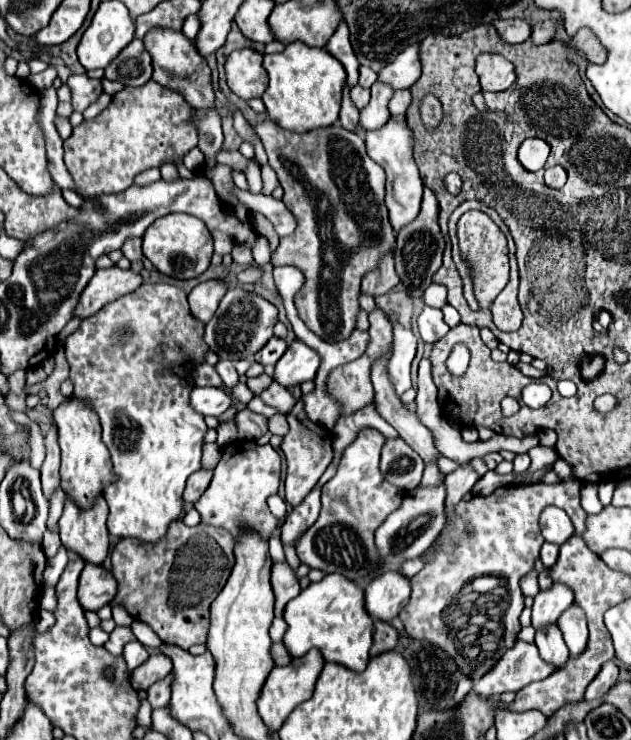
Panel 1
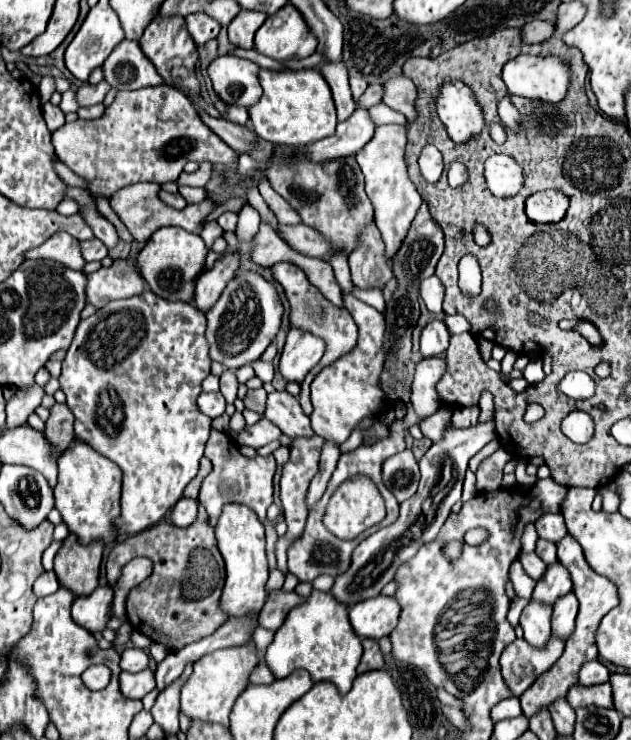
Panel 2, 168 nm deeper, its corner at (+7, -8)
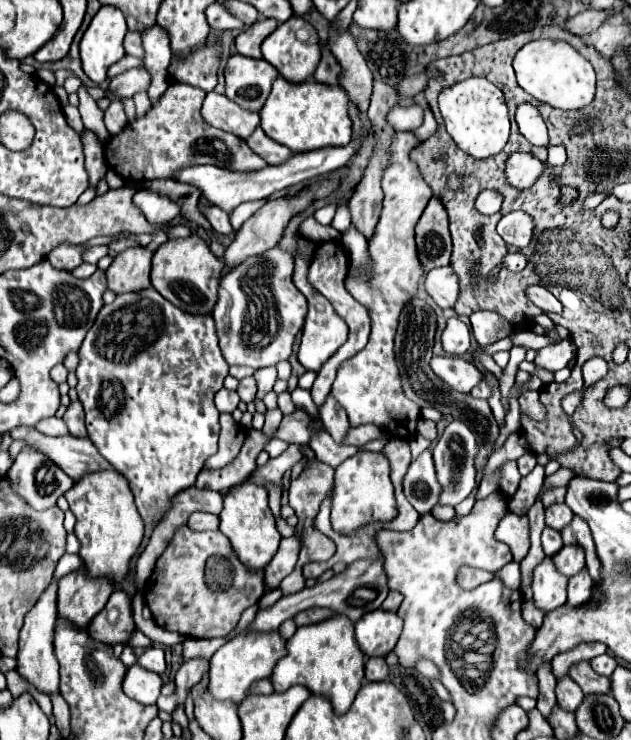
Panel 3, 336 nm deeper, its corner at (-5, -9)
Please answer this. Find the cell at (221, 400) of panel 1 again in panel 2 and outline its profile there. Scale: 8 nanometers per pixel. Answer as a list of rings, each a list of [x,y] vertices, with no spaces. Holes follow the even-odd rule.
[[[200,393],[198,397],[198,409],[212,419],[220,417],[224,413],[224,407],[226,407],[226,401],[222,393]]]

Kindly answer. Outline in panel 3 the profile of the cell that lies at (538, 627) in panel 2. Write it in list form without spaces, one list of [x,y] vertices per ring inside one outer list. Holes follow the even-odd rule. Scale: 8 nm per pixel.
[[[546,556],[534,568],[532,592],[534,592],[536,608],[548,614],[550,610],[556,610],[558,606],[562,606],[566,602],[566,586],[568,586],[568,578],[564,580],[562,574],[556,570],[552,558]]]

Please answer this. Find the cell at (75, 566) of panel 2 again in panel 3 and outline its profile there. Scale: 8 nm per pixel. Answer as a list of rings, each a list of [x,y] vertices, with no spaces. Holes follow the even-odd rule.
[[[84,568],[66,574],[58,584],[58,616],[86,630],[114,592],[110,578],[88,578]]]

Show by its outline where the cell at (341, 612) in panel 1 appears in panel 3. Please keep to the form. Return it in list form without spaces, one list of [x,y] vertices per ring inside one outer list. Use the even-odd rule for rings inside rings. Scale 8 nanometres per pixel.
[[[336,614],[320,624],[298,628],[288,640],[288,654],[276,664],[270,680],[274,692],[288,690],[294,684],[306,686],[310,694],[328,698],[334,712],[340,716],[352,706],[356,692],[362,688],[364,662],[366,656],[354,640],[354,624],[348,618]]]

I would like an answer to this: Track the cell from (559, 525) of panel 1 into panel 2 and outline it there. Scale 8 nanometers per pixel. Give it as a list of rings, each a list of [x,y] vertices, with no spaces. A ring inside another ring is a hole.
[[[552,513],[540,515],[534,525],[536,525],[538,537],[540,539],[546,539],[546,541],[552,541],[552,543],[558,543],[568,533],[566,531],[566,525],[564,525],[564,519],[562,519],[560,513],[556,513],[556,515],[552,515]]]

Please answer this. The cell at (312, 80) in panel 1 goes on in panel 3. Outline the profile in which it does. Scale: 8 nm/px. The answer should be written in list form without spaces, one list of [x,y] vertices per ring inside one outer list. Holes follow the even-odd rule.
[[[282,76],[274,82],[272,92],[260,110],[260,128],[274,142],[288,146],[292,152],[320,150],[324,146],[346,146],[352,136],[352,120],[348,116],[348,96],[338,86],[324,86],[316,80],[292,84]]]

